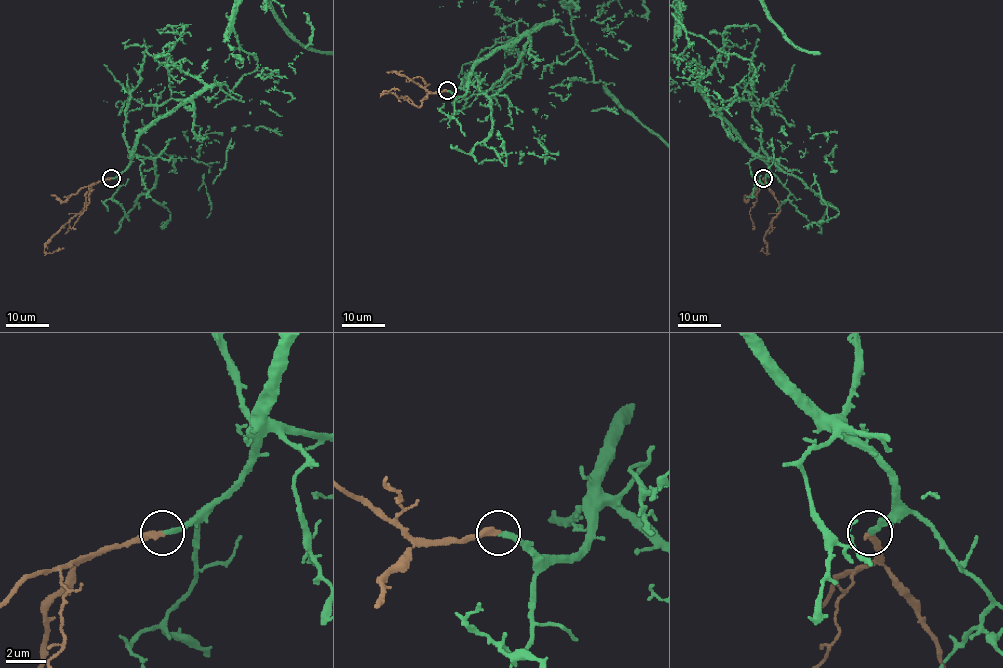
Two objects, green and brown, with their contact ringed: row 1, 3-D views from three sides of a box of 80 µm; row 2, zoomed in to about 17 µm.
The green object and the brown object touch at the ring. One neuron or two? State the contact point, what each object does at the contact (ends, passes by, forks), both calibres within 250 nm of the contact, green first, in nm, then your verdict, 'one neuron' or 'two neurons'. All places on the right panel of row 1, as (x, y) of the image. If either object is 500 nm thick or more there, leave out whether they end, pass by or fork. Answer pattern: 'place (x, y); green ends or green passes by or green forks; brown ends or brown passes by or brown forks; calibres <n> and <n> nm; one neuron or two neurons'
place (763, 178); green ends; brown ends; calibres 220 and 320 nm; one neuron

